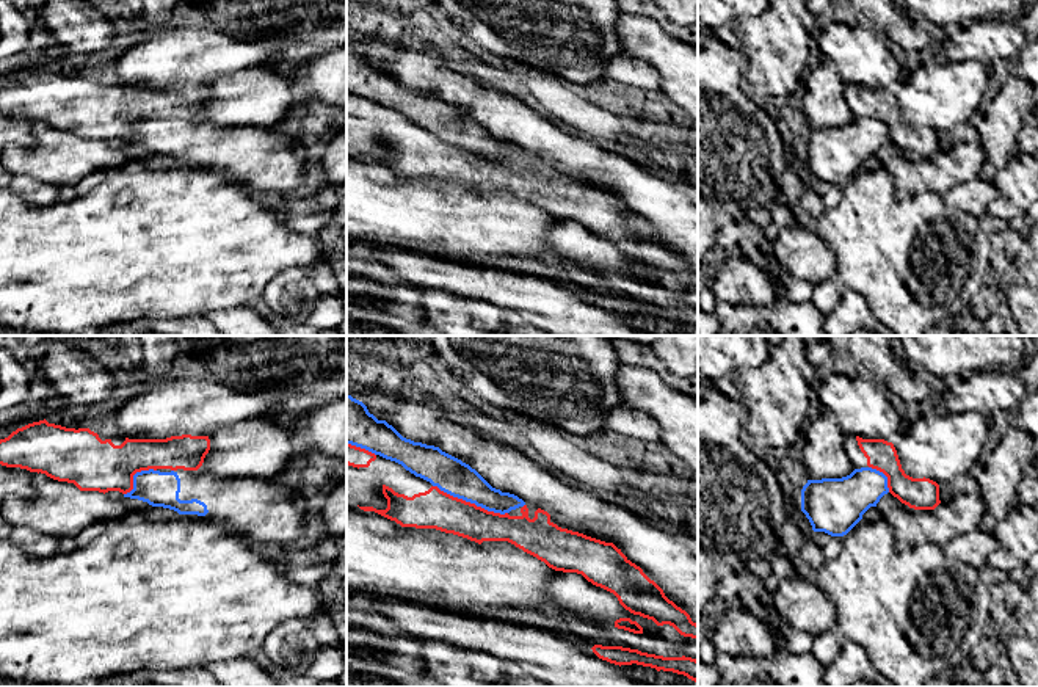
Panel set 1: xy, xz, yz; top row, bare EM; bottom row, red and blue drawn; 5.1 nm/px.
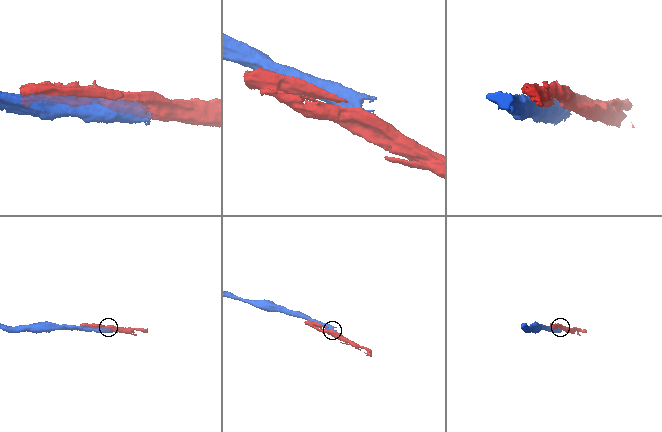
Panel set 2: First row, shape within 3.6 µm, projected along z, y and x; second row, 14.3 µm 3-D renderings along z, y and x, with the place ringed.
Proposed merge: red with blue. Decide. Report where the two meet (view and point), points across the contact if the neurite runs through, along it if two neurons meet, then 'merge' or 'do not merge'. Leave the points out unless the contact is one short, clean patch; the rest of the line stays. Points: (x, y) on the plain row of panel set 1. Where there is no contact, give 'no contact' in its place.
contact xz (469, 151); do not merge

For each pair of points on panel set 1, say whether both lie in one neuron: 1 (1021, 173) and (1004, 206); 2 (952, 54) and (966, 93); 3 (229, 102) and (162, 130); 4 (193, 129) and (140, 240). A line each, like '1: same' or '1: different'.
1: same
2: different
3: different
4: different

